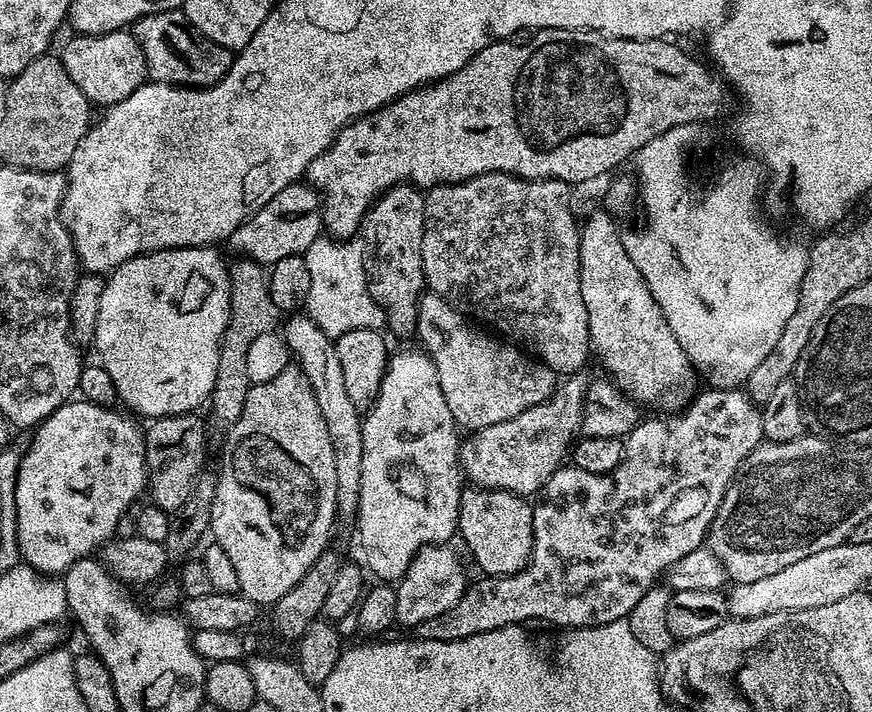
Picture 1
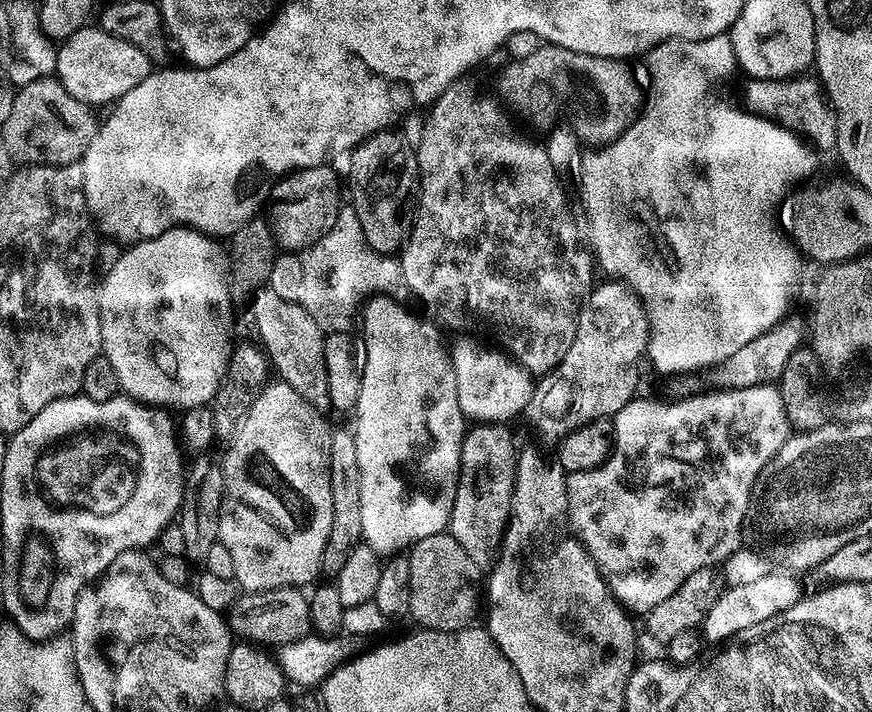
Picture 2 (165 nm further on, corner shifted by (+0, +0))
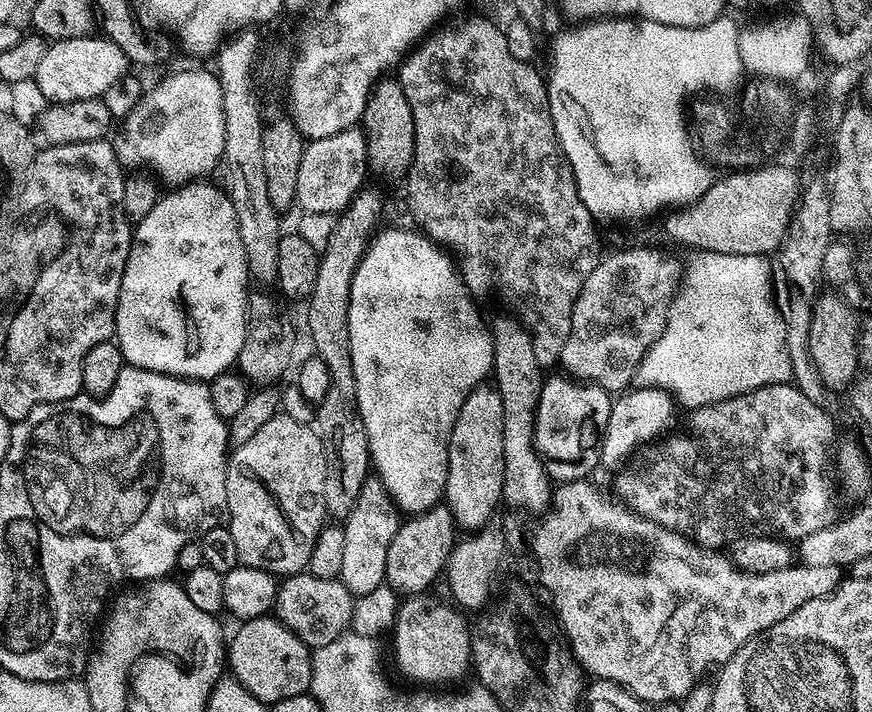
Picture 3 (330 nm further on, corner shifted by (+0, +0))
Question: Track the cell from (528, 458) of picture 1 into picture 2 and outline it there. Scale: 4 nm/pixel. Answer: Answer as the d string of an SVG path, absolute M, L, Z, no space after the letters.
M608 278L603 281L605 284L597 283L595 287L593 287L592 291L588 293L587 296L584 297L584 305L580 307L580 317L578 318L578 322L576 323L576 333L574 334L574 342L570 342L570 350L566 350L566 354L562 358L562 362L558 362L558 366L550 372L545 372L543 376L539 377L538 383L535 385L533 390L533 396L531 402L528 404L526 409L527 416L530 416L531 422L536 426L537 430L541 432L542 435L545 436L548 440L553 440L553 442L559 441L566 434L570 434L574 431L575 428L580 428L583 424L589 424L592 420L603 420L605 418L615 417L616 412L618 410L622 410L622 406L626 406L629 402L633 400L633 398L637 395L636 387L640 384L640 360L642 364L642 357L647 353L648 350L648 333L650 331L649 323L648 323L648 309L640 295L639 292L636 291L635 288L629 286L627 283L621 282L616 278Z

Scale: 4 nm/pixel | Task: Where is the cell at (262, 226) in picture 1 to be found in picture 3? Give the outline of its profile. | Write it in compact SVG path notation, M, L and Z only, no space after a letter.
M353 126L334 134L330 138L308 140L302 154L302 166L298 166L298 186L296 187L296 204L304 207L305 213L339 214L348 207L348 203L365 187L364 179L369 179L368 140L359 127Z

